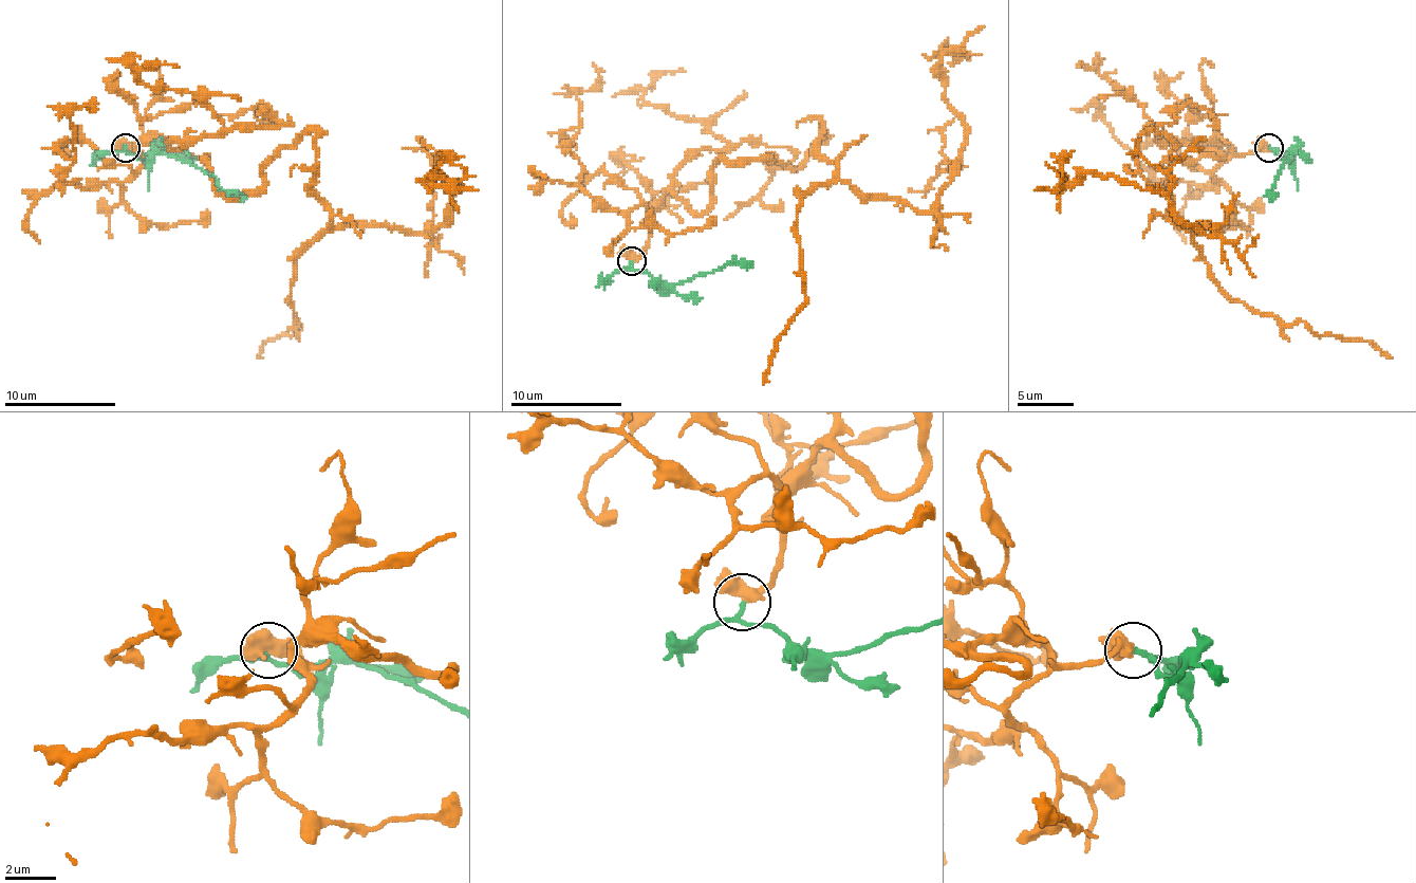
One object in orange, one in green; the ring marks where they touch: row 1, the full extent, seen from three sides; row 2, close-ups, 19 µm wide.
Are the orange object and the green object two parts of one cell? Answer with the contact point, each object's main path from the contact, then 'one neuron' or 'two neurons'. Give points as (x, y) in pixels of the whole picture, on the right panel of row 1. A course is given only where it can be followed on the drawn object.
at (1268, 147); orange runs (1266, 148), (1203, 143), (1169, 196), (1177, 148), (1138, 140), (1218, 235), (1051, 153); green runs (1269, 148), (1278, 151), (1283, 160), (1291, 153), (1269, 199); one neuron

